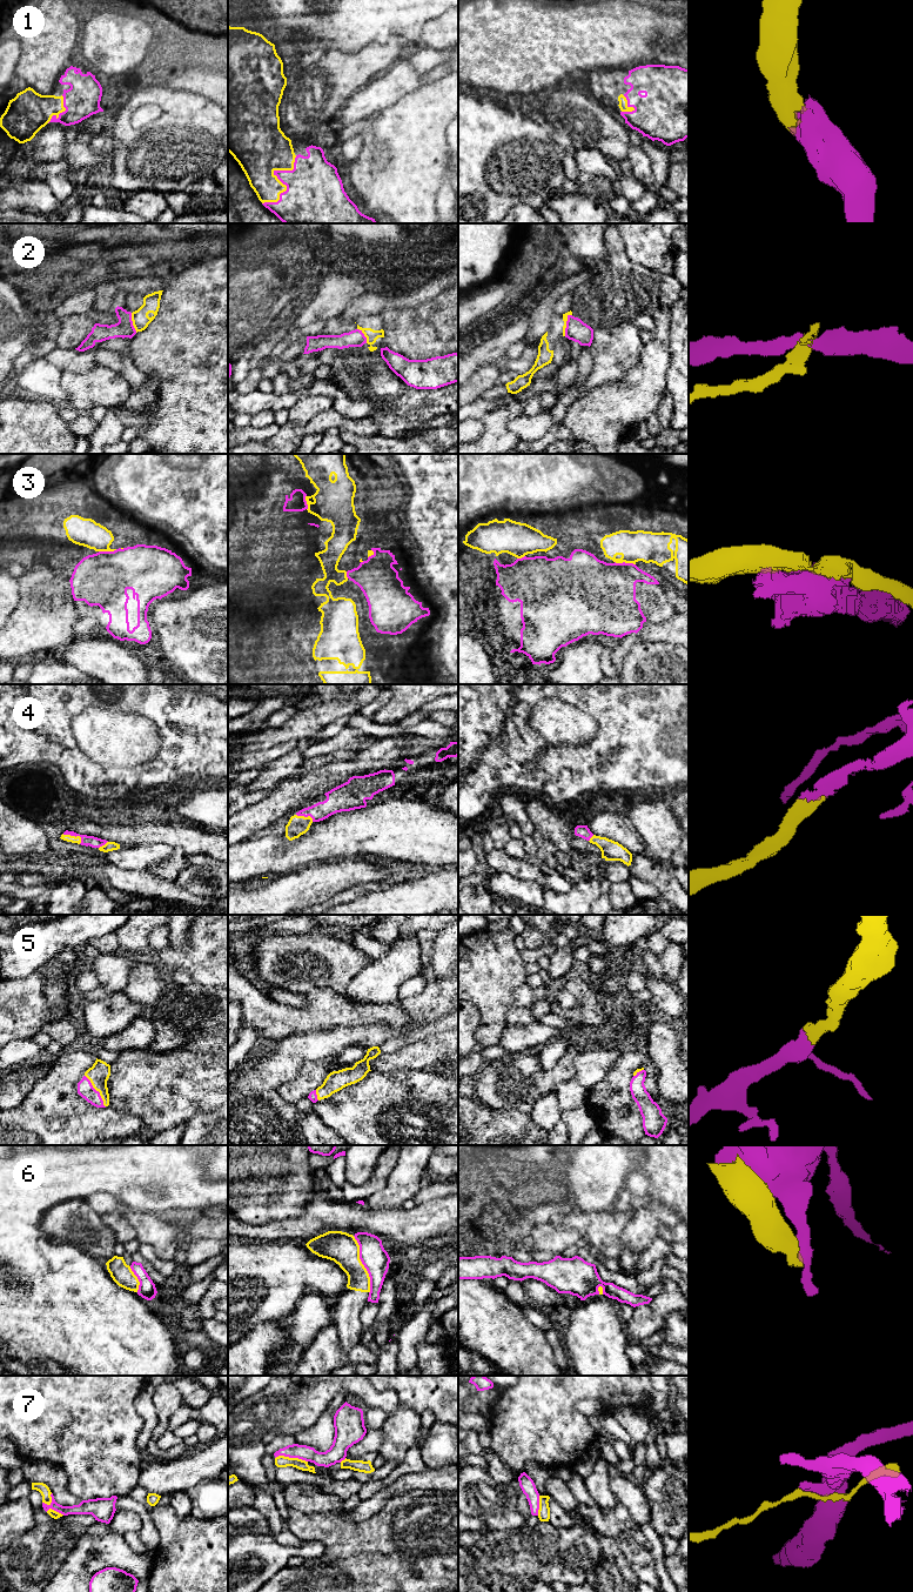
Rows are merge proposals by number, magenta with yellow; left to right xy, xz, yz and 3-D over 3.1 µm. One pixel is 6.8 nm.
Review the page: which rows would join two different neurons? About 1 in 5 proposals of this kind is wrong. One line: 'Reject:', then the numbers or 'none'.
Reject: 2, 3, 6, 7

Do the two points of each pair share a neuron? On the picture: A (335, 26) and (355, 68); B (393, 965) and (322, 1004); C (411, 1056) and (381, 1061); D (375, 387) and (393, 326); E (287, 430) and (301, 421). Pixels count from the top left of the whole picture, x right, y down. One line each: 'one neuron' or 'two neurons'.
A: two neurons
B: two neurons
C: one neuron
D: two neurons
E: one neuron

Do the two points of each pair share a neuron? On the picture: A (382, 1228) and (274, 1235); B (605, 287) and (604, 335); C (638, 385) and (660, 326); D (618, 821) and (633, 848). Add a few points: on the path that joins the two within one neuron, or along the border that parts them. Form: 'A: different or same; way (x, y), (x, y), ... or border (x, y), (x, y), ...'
A: same; way (355, 1221), (314, 1221), (301, 1229)
B: different; border (631, 321), (593, 330)
C: same; way (651, 370), (660, 340)
D: same; way (618, 828), (631, 841)

